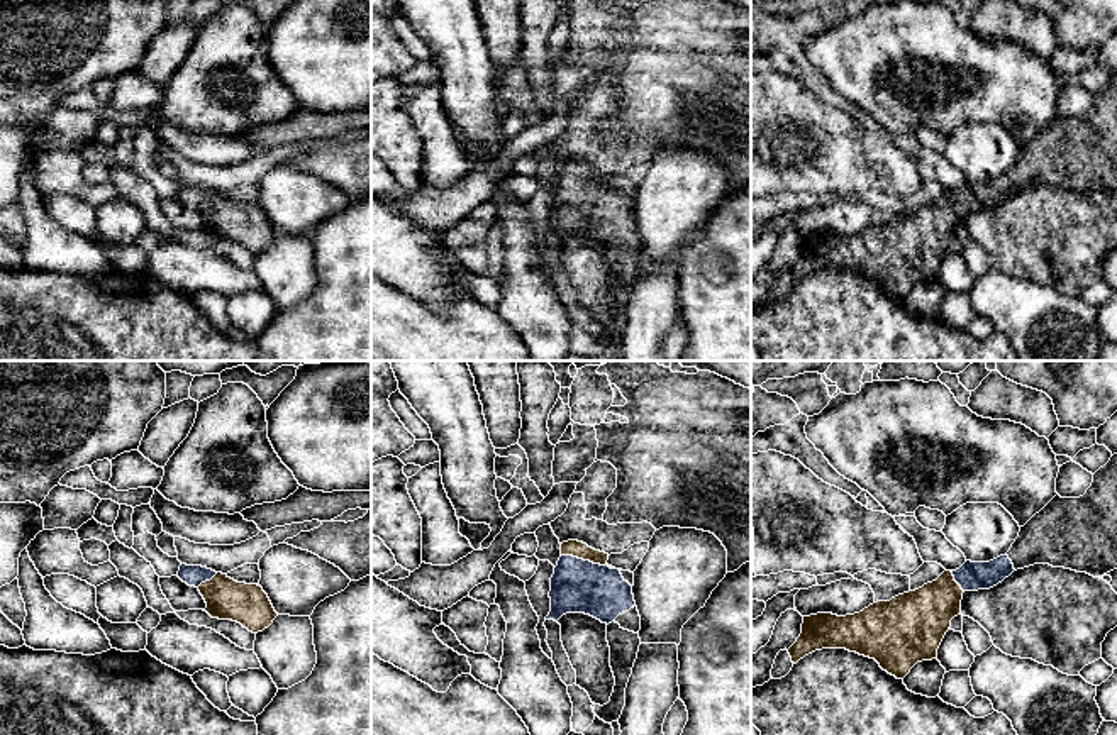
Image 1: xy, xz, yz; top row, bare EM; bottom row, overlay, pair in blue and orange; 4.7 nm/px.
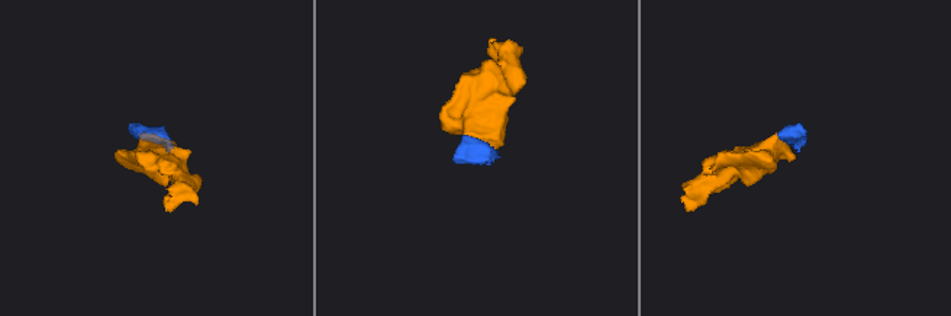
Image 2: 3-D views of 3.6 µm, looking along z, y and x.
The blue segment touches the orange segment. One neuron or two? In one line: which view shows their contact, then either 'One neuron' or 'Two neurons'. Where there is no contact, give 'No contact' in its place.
Touches blue in xz. One neuron

